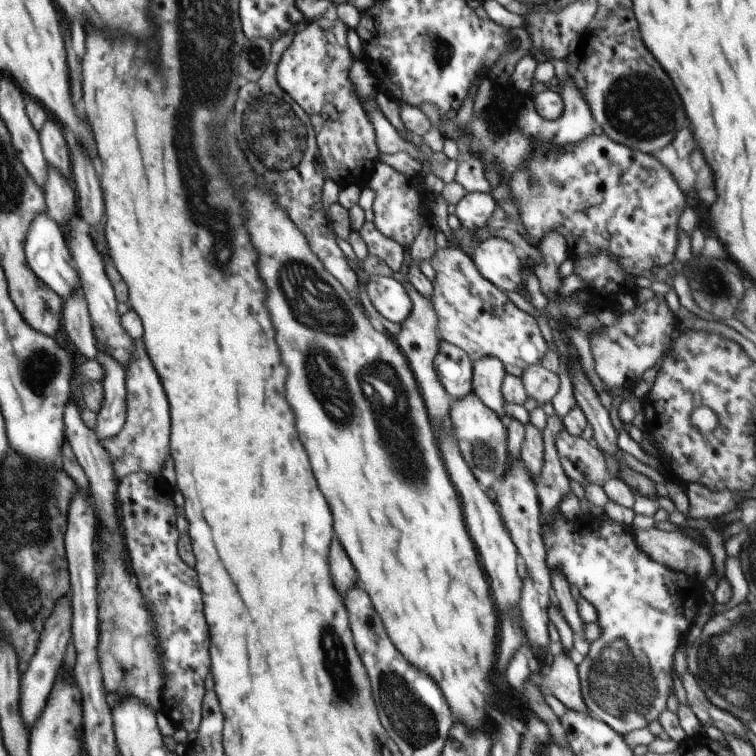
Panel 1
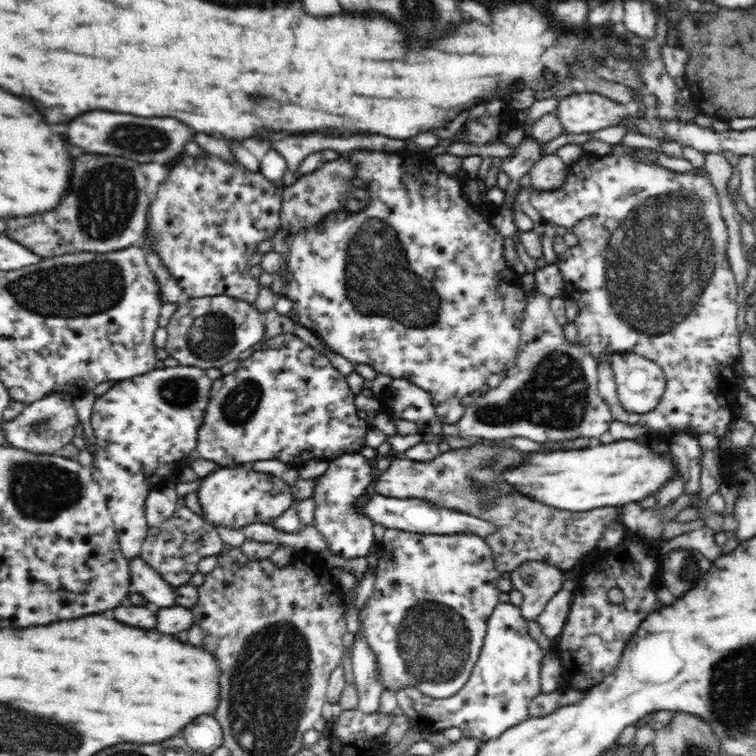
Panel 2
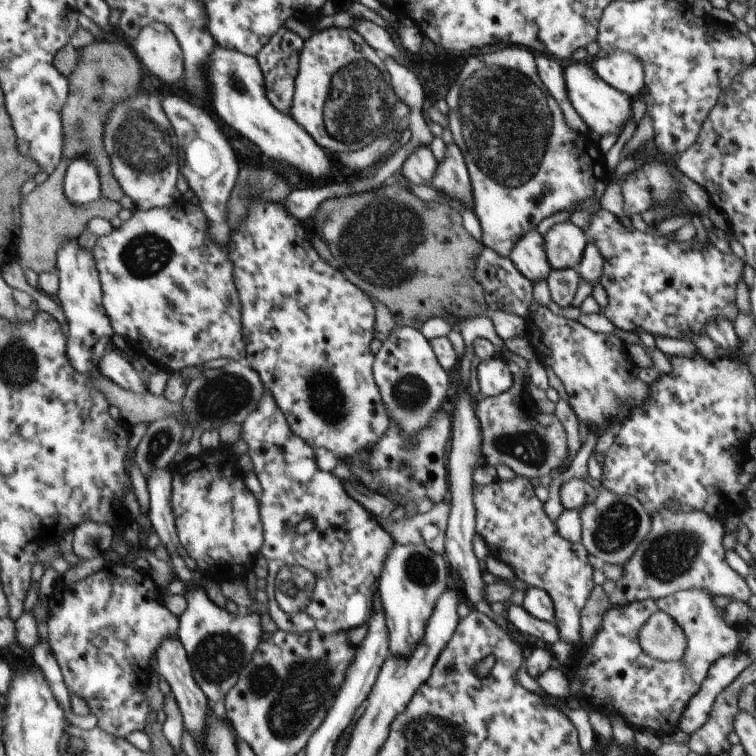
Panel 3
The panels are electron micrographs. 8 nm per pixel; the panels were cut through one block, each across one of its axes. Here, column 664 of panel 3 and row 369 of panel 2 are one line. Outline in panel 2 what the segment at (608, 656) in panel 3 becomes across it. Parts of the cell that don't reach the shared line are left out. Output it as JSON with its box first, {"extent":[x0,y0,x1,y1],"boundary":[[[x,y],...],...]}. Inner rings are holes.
{"extent":[526,142,741,440],"boundary":[[[620,142],[612,146],[613,152],[610,155],[598,156],[598,158],[582,158],[576,162],[572,162],[568,168],[568,174],[563,181],[562,186],[556,190],[536,190],[534,187],[526,185],[529,199],[532,207],[538,211],[544,222],[552,223],[558,226],[564,226],[572,234],[576,235],[578,242],[576,246],[572,246],[558,256],[557,264],[561,270],[565,288],[563,290],[564,297],[575,299],[578,305],[578,312],[574,323],[577,326],[577,342],[586,346],[586,349],[596,357],[602,358],[602,355],[612,355],[615,353],[633,353],[643,358],[654,361],[658,366],[662,367],[666,375],[666,386],[660,402],[656,404],[654,410],[644,414],[634,414],[623,410],[617,395],[617,382],[615,374],[610,364],[598,364],[598,390],[599,395],[604,402],[610,407],[612,420],[624,422],[626,424],[639,424],[643,426],[648,433],[660,434],[664,440],[668,440],[677,432],[692,429],[696,436],[710,432],[717,436],[719,440],[728,434],[730,423],[737,417],[738,403],[736,402],[736,392],[740,390],[741,381],[739,378],[739,359],[741,357],[741,349],[739,345],[738,324],[736,316],[738,316],[738,288],[736,287],[736,278],[730,263],[726,256],[728,231],[726,224],[721,216],[721,202],[719,194],[713,187],[711,179],[703,168],[693,168],[690,172],[674,172],[663,166],[654,165],[646,161],[640,161],[630,155],[645,149],[632,149]]]}

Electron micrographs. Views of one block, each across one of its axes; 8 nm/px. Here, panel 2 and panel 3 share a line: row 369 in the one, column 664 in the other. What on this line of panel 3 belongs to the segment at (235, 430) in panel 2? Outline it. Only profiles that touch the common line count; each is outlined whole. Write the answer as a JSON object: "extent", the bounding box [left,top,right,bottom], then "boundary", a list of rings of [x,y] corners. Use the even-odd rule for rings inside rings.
{"extent":[583,209,746,340],"boundary":[[[600,209],[598,212],[594,212],[590,216],[590,222],[588,226],[583,229],[587,242],[592,242],[596,244],[596,248],[600,250],[600,254],[604,258],[603,271],[600,276],[599,283],[602,284],[606,290],[608,296],[608,305],[603,310],[606,318],[614,324],[618,329],[623,329],[624,331],[632,332],[638,335],[638,330],[643,330],[649,334],[652,334],[654,338],[676,338],[678,340],[690,340],[694,334],[706,334],[706,326],[716,320],[716,318],[724,318],[728,322],[733,323],[738,316],[738,307],[736,306],[736,288],[739,280],[744,280],[744,266],[746,262],[737,257],[734,252],[722,253],[714,245],[706,242],[705,246],[701,250],[693,249],[694,239],[680,242],[676,240],[676,234],[672,233],[669,236],[662,235],[658,230],[648,233],[648,230],[640,231],[635,228],[632,230],[627,229],[621,222],[620,219],[615,214],[608,212],[607,210]]]}

